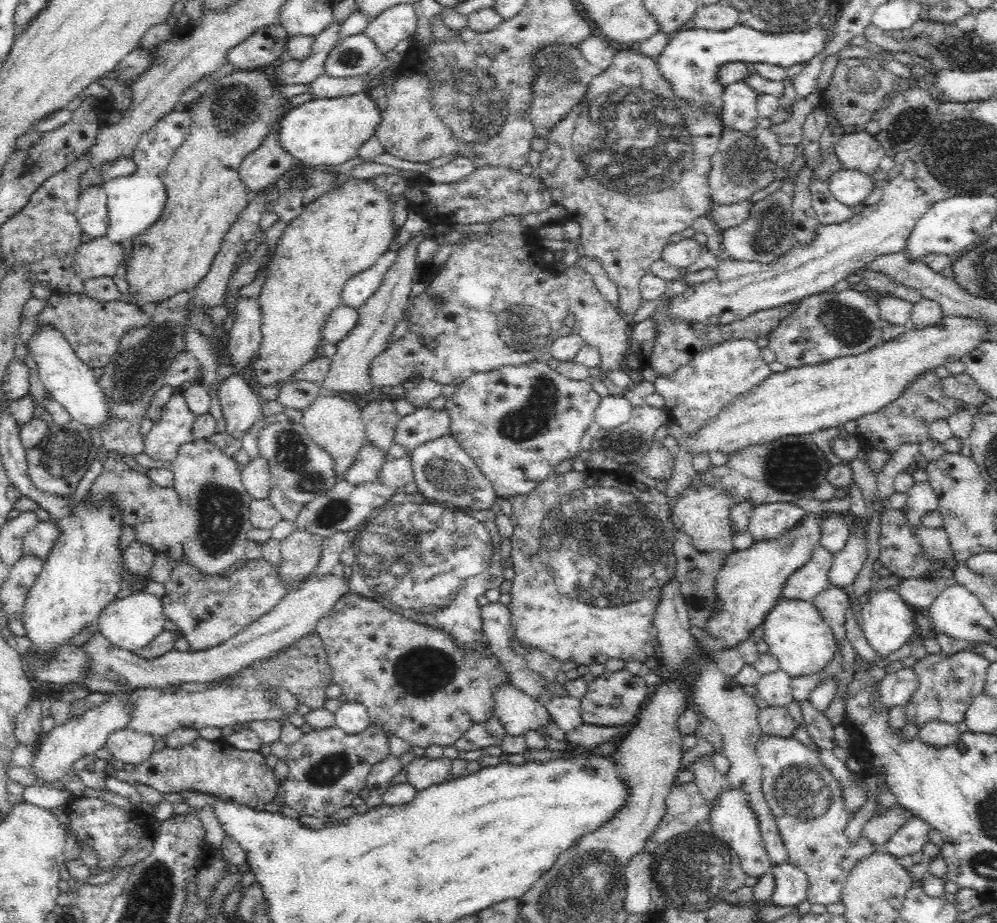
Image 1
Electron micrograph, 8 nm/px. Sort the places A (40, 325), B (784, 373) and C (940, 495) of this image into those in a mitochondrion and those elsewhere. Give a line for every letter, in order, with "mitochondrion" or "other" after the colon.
A: other
B: other
C: other

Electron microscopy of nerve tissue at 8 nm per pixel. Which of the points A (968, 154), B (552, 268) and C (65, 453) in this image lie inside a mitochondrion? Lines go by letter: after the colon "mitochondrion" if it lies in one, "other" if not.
A: mitochondrion
B: other
C: mitochondrion

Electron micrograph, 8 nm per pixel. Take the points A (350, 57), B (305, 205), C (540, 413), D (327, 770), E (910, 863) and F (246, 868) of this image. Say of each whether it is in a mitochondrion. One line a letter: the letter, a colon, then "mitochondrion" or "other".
A: mitochondrion
B: other
C: mitochondrion
D: mitochondrion
E: other
F: other

